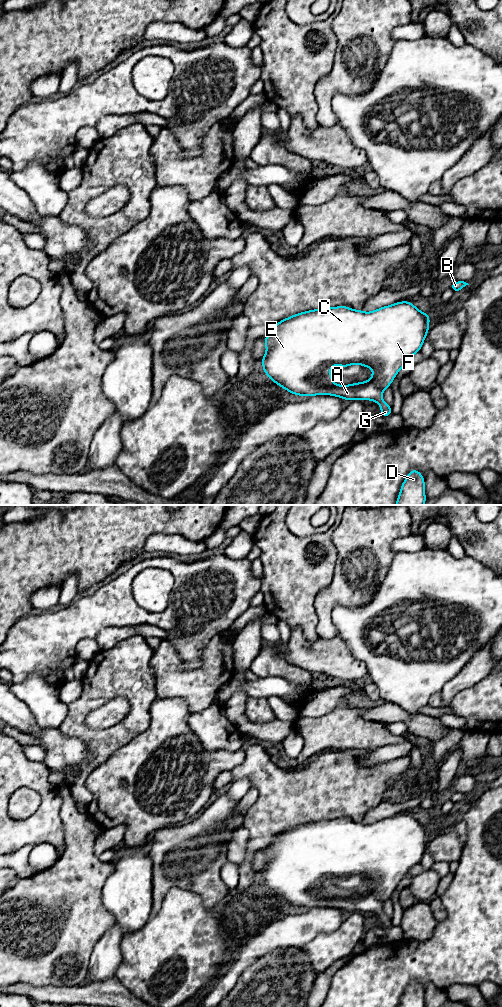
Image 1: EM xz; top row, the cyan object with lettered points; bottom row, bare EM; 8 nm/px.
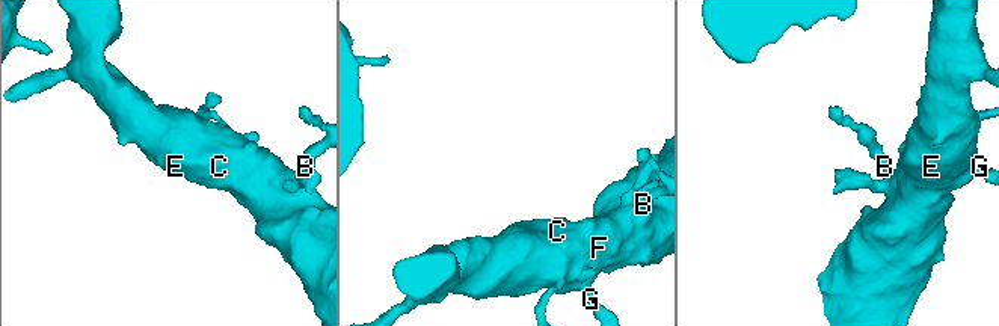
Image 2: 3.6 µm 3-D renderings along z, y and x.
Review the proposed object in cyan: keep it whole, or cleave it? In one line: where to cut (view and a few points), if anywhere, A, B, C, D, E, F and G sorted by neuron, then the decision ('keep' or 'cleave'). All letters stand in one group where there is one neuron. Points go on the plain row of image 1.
no cut | A B C D E F G | keep

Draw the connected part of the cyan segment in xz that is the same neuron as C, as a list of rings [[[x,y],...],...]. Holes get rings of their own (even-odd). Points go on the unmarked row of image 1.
[[[410,813],[397,814],[392,817],[384,818],[376,821],[372,824],[363,824],[362,822],[354,822],[348,818],[337,818],[331,820],[319,820],[314,822],[305,823],[302,825],[297,825],[286,831],[279,833],[272,841],[270,846],[265,849],[262,853],[266,856],[266,866],[260,872],[262,874],[263,883],[265,886],[277,897],[281,898],[283,901],[289,903],[290,905],[298,908],[314,908],[314,907],[331,907],[340,909],[344,912],[372,912],[379,916],[381,921],[381,927],[383,930],[388,929],[392,926],[391,918],[383,913],[382,905],[383,903],[390,899],[392,893],[396,889],[399,882],[405,878],[409,871],[417,864],[421,863],[423,854],[429,843],[430,827],[426,826],[416,820]],[[352,876],[360,876],[361,878],[371,880],[373,882],[373,887],[368,893],[352,895],[350,897],[338,897],[332,894],[332,885],[330,880],[333,877],[338,877],[340,879],[349,879]]]

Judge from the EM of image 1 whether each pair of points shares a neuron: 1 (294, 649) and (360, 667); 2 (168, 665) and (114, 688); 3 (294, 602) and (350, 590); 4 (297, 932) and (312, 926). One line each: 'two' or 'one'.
1: one
2: two
3: two
4: one

